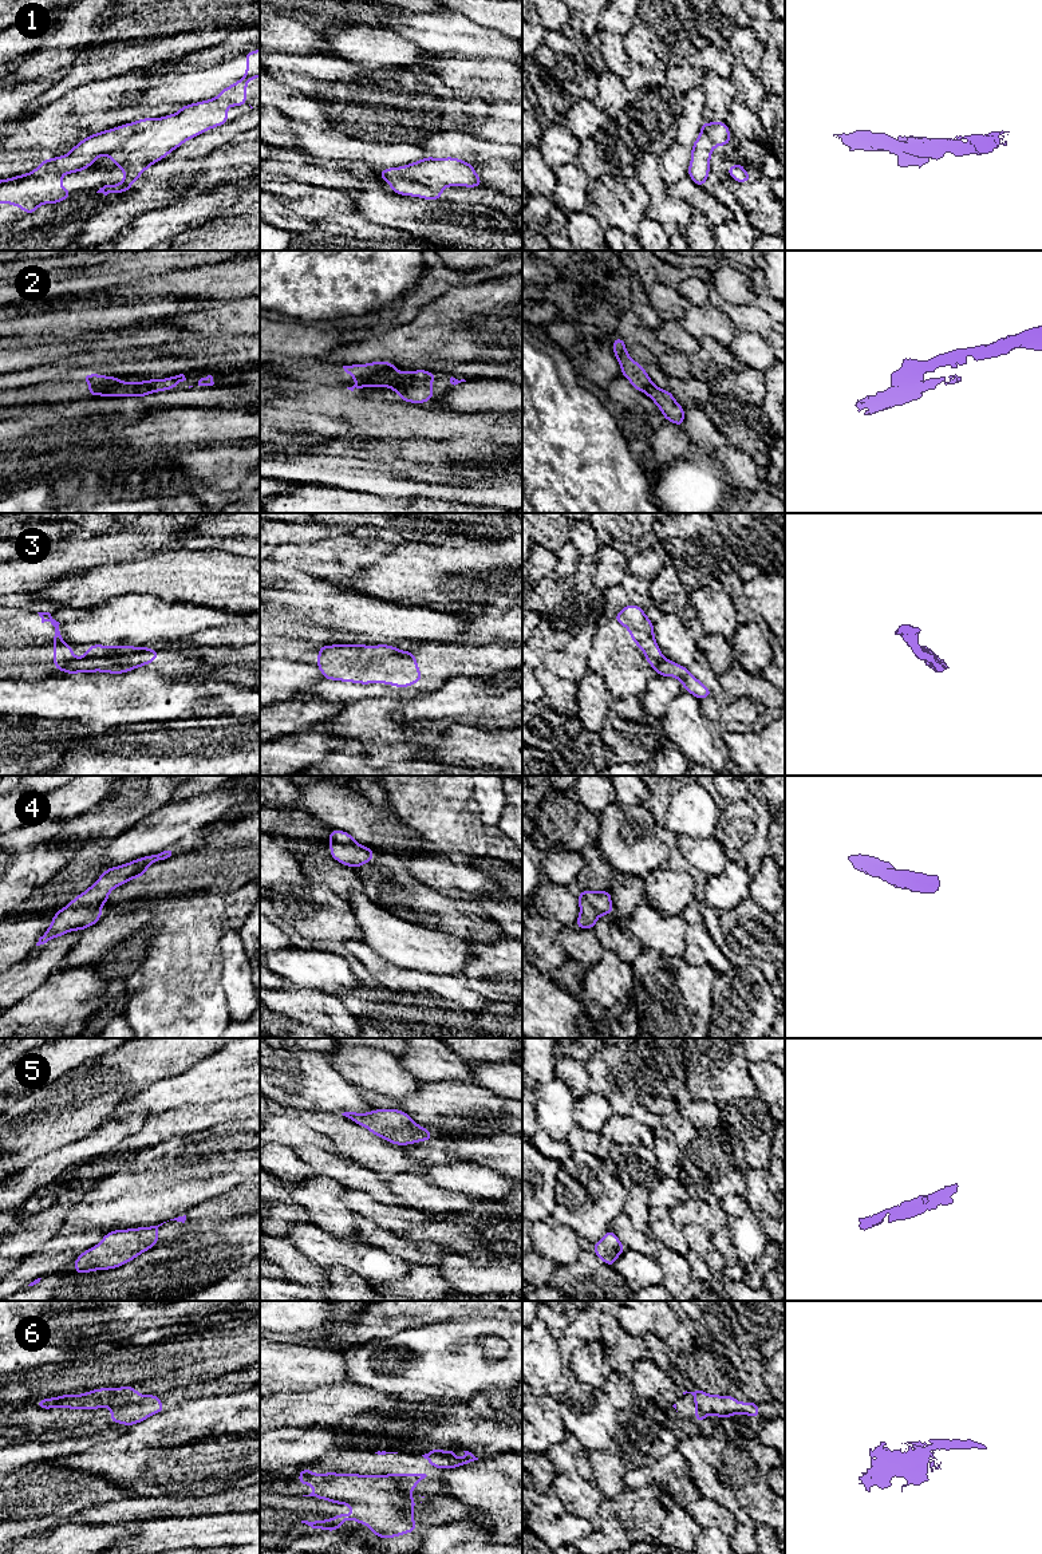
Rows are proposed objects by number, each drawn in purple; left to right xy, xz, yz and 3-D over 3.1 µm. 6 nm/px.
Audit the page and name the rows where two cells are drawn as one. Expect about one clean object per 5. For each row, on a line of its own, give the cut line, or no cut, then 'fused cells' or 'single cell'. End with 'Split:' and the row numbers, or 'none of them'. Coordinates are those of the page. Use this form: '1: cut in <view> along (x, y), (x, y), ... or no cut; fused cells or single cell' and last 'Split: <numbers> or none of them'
1: cut in xz along (394, 169), (411, 180), (442, 188); fused cells
2: cut in xz along (393, 367), (385, 367), (358, 382); fused cells
3: cut in xy along (72, 658), (62, 669); fused cells
4: no cut; single cell
5: no cut; single cell
6: cut in xy along (145, 1396), (137, 1401), (113, 1408); fused cells
Split: 1, 2, 3, 6

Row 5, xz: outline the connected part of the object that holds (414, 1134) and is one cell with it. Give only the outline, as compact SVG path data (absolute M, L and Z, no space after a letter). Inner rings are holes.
M374 1109L368 1113L344 1112L342 1115L391 1144L408 1145L434 1139L430 1129L414 1123L411 1116L400 1109Z

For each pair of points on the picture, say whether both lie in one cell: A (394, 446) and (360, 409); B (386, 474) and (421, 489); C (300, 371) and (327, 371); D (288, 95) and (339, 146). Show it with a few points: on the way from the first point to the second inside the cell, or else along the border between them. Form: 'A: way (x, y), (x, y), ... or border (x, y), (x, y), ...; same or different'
A: border (355, 434), (364, 437), (411, 437); different
B: way (394, 481), (413, 482); same
C: way (307, 371), (320, 371); same
D: border (292, 118), (319, 129), (331, 129); different

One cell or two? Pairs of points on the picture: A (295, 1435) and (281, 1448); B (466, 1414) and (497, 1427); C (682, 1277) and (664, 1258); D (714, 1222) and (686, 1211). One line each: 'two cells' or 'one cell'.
A: one cell
B: one cell
C: one cell
D: one cell

